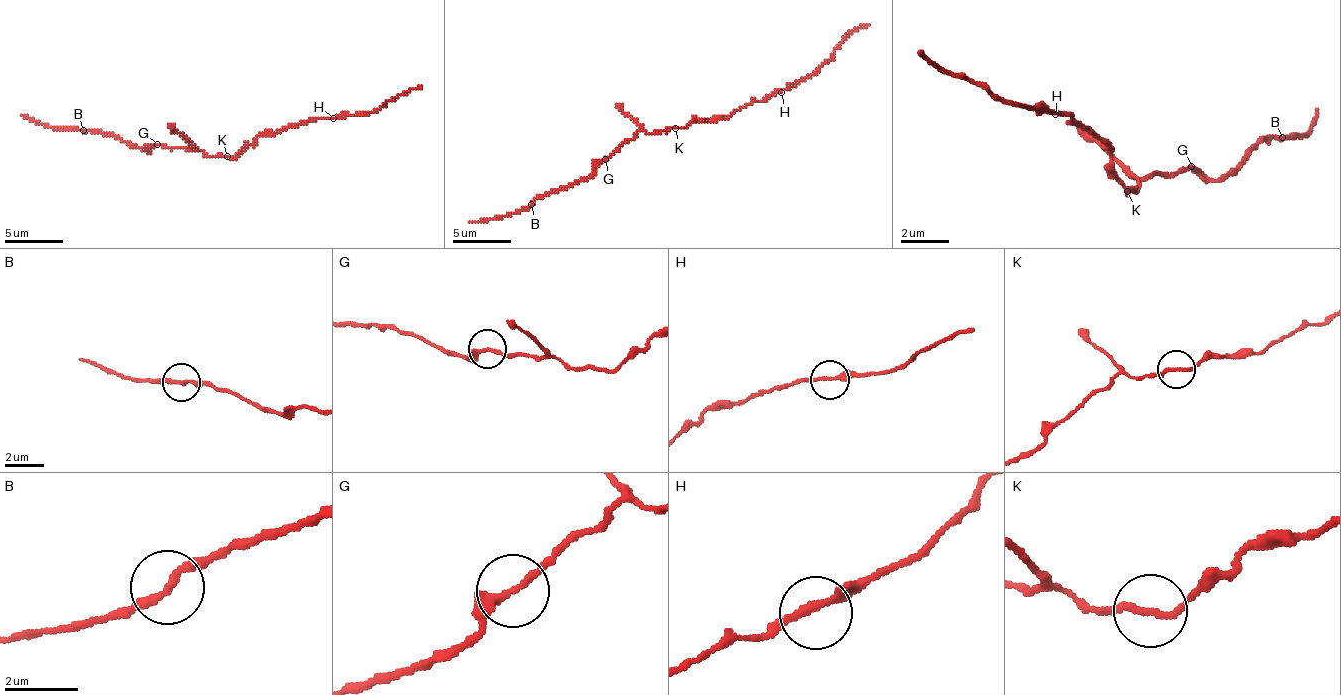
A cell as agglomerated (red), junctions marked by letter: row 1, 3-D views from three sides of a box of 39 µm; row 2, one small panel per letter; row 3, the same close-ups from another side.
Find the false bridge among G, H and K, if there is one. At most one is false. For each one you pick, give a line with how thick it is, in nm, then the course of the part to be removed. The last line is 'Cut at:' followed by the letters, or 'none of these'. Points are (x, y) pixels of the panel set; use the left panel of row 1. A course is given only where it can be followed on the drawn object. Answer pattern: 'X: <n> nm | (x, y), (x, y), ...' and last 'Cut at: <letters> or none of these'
Cut at: none of these

